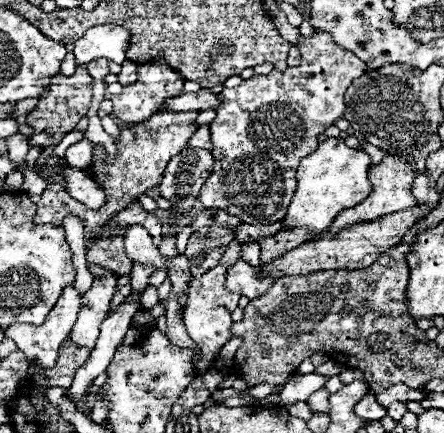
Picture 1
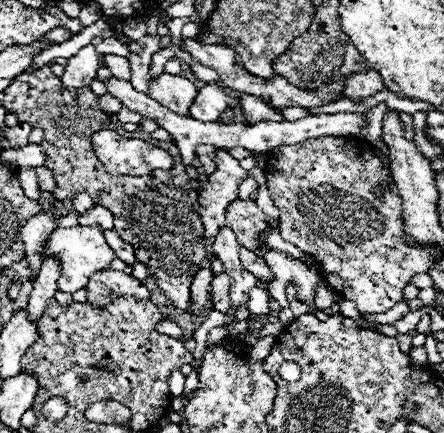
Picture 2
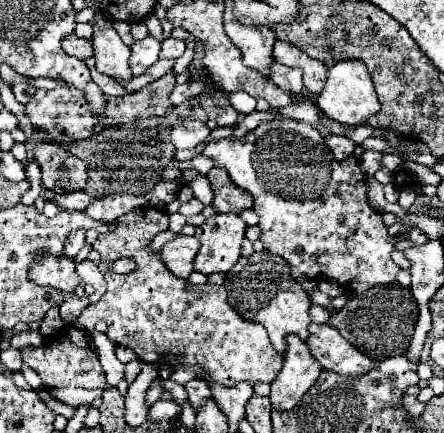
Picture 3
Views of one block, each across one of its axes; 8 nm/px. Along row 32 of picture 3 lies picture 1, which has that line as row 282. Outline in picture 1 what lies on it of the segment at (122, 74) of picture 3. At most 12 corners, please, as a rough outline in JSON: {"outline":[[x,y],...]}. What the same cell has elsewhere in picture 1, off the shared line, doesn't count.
{"outline":[[114,272],[94,278],[70,332],[94,348],[116,292]]}

